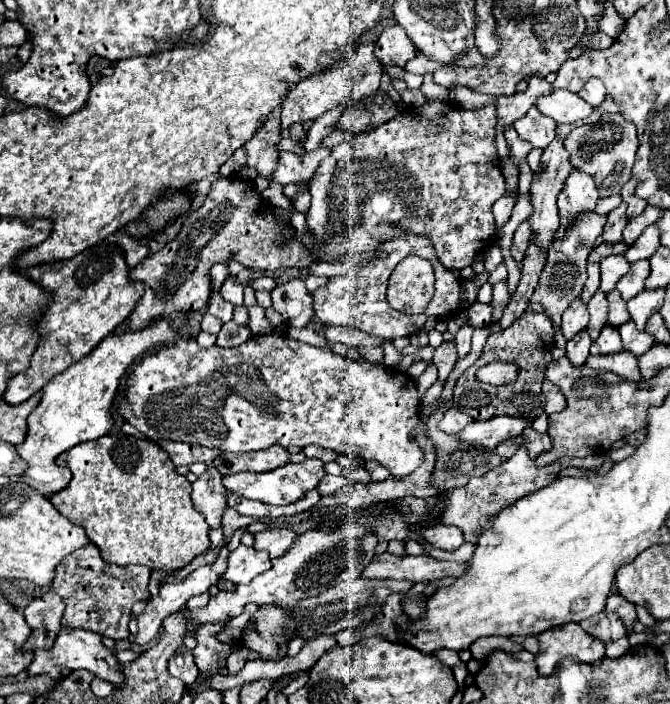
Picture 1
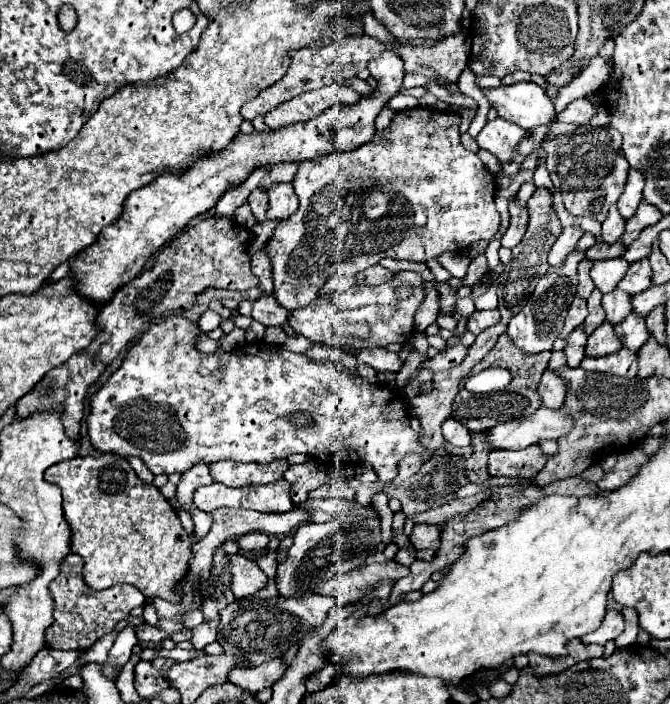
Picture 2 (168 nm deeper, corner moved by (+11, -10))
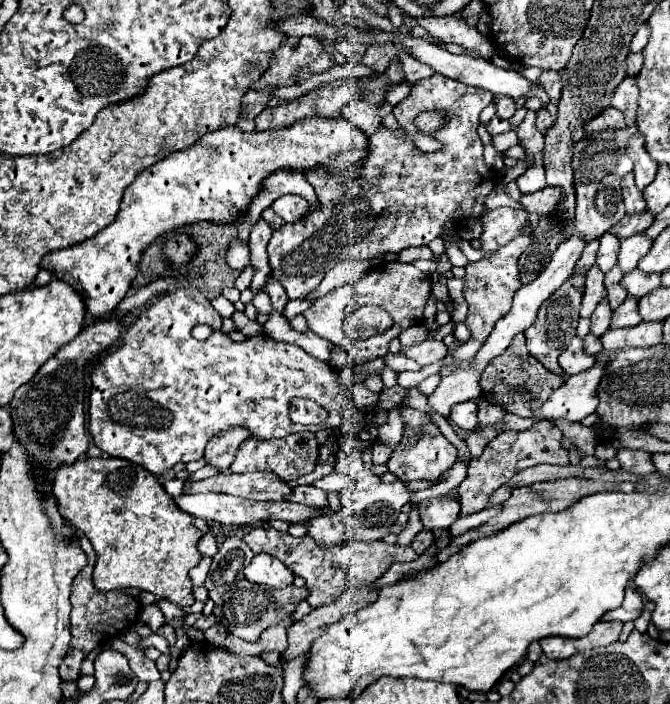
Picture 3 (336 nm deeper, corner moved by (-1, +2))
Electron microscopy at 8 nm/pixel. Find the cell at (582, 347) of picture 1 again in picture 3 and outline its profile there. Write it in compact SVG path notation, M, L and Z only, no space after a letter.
M604 298L604 300L596 306L594 314L590 316L590 320L592 320L590 332L592 332L594 336L602 336L602 334L610 328L610 320L612 320L610 316L612 316L612 308L610 308L610 304L608 304L608 298Z

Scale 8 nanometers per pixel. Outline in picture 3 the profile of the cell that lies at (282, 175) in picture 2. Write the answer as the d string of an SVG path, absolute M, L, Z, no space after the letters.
M278 170L272 176L268 176L264 180L264 188L262 192L252 200L246 218L241 222L238 227L238 238L243 242L249 242L249 235L252 226L260 220L260 214L264 208L268 208L278 196L282 194L298 194L304 200L310 202L312 208L318 206L316 202L316 192L314 188L308 184L308 180L304 178L302 172L296 170Z

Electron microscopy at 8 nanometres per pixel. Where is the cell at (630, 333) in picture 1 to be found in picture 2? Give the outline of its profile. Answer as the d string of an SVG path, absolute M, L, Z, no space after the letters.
M630 314L622 324L616 324L614 332L622 342L622 348L628 348L632 352L638 352L640 346L646 344L650 338L650 334L644 326L644 318L634 316L634 314Z

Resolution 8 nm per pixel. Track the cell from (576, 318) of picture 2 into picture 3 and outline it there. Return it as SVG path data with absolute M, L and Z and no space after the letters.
M592 266L586 272L586 286L584 286L584 296L582 296L582 308L580 308L580 316L592 316L594 308L598 306L598 302L606 298L606 288L604 288L604 274L600 272L600 268Z

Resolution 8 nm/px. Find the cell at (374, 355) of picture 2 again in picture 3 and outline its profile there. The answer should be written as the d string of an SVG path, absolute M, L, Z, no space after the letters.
M426 338L422 344L416 344L412 348L402 350L402 354L406 354L412 360L416 360L420 366L444 360L448 356L448 352L450 352L450 348L444 342L436 342L432 338Z

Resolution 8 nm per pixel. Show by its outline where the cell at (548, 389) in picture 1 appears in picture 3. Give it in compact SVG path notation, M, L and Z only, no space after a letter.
M574 336L572 342L568 344L568 348L560 356L560 366L568 372L568 376L580 374L580 372L584 372L588 366L592 366L596 362L594 356L586 354L582 346L584 346L584 340Z

